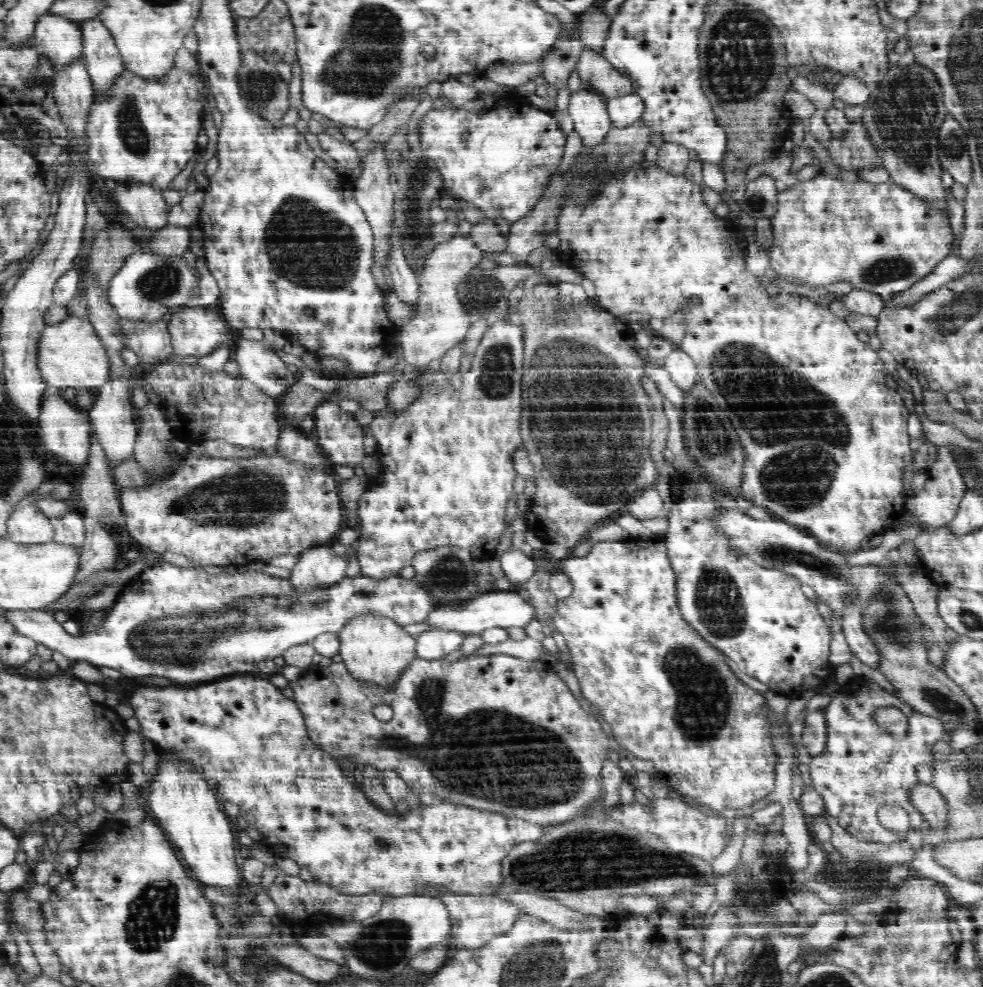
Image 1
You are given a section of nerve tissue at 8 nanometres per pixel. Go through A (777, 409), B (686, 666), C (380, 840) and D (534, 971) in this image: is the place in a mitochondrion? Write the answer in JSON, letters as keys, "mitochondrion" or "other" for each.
{"A":"mitochondrion","B":"mitochondrion","C":"mitochondrion","D":"mitochondrion"}

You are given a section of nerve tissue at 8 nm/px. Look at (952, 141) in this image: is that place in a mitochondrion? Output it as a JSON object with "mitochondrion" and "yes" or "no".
{"mitochondrion":"yes"}

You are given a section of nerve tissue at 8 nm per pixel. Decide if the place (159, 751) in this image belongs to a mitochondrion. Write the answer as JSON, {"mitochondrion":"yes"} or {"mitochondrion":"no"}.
{"mitochondrion":"no"}

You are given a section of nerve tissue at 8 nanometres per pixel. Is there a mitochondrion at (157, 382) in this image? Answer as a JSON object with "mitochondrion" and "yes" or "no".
{"mitochondrion":"no"}

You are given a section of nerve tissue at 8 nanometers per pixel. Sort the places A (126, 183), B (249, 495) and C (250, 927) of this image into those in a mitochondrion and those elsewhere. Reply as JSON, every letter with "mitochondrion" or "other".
{"A":"other","B":"mitochondrion","C":"other"}

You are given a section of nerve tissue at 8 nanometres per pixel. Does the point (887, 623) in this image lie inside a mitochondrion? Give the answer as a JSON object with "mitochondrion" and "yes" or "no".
{"mitochondrion":"yes"}

